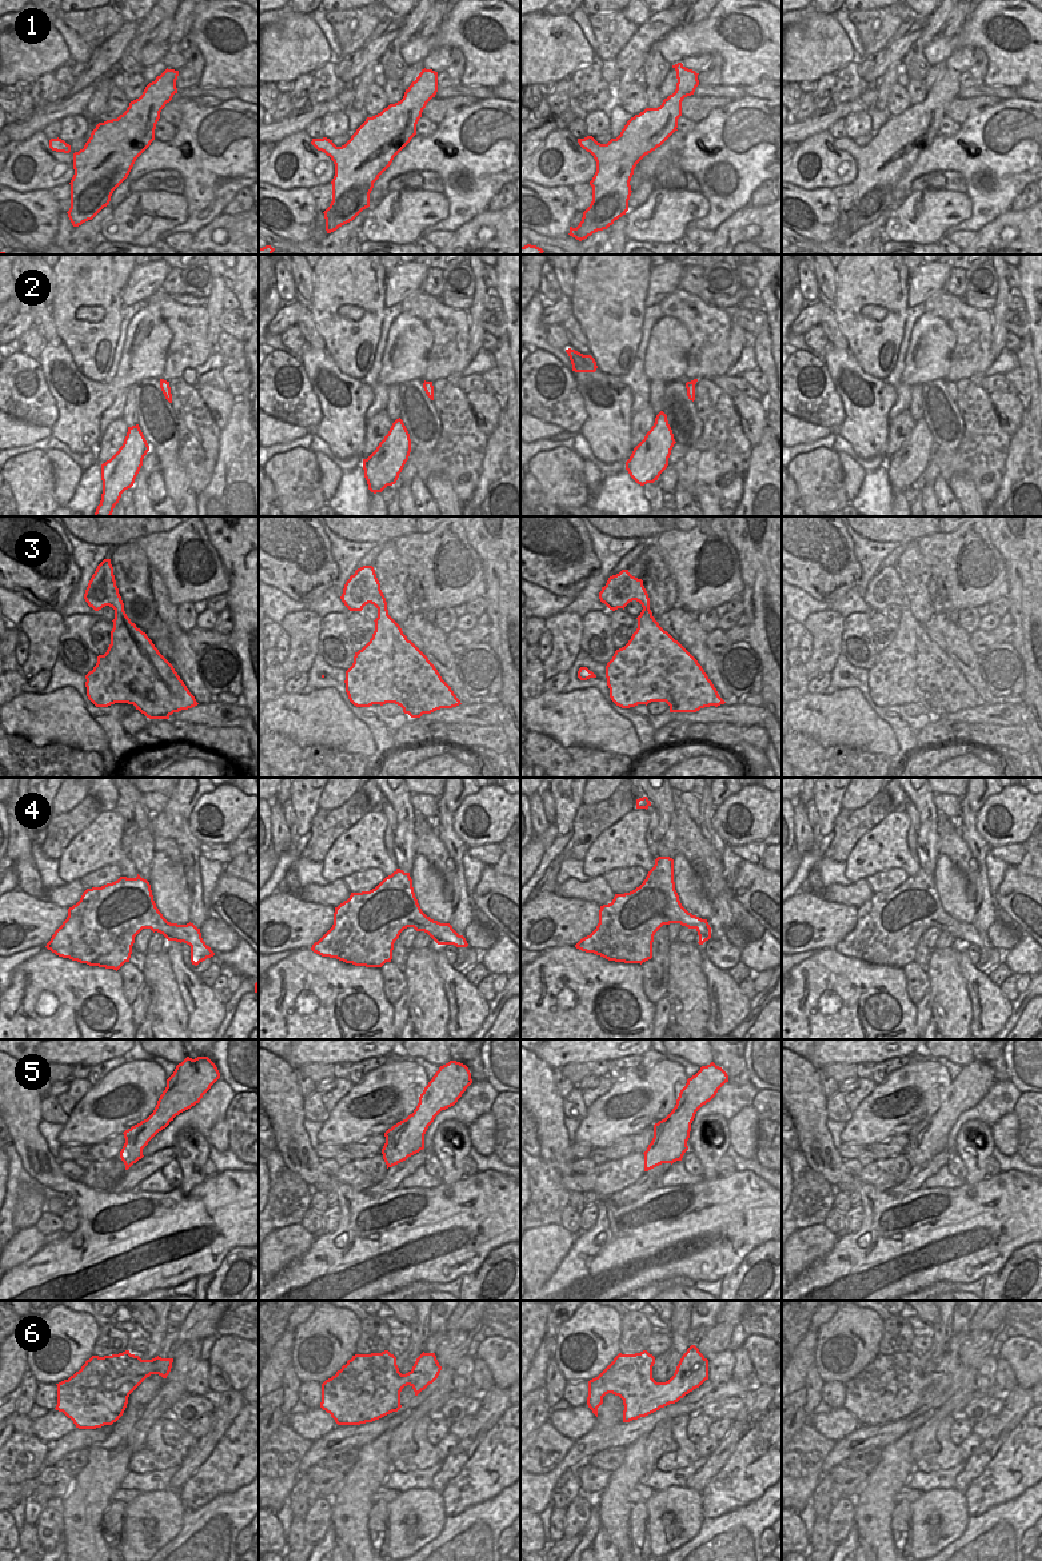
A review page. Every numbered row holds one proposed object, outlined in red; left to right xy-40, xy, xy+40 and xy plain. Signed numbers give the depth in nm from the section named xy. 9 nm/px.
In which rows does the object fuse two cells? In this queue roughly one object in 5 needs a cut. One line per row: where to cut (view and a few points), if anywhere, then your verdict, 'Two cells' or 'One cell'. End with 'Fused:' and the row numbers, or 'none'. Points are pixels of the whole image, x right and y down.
1: No split. One cell
2: No split. One cell
3: No split. One cell
4: No split. One cell
5: No split. One cell
6: No split. One cell
Fused: none.

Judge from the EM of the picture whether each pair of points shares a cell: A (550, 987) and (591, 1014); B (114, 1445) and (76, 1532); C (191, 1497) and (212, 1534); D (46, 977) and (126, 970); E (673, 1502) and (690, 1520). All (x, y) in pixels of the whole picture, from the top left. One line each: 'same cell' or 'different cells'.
A: same cell
B: same cell
C: different cells
D: different cells
E: same cell

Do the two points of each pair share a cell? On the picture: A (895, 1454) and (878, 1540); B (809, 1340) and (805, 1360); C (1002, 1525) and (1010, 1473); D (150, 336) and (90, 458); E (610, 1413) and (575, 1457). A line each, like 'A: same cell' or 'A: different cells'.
A: same cell
B: same cell
C: different cells
D: different cells
E: different cells

